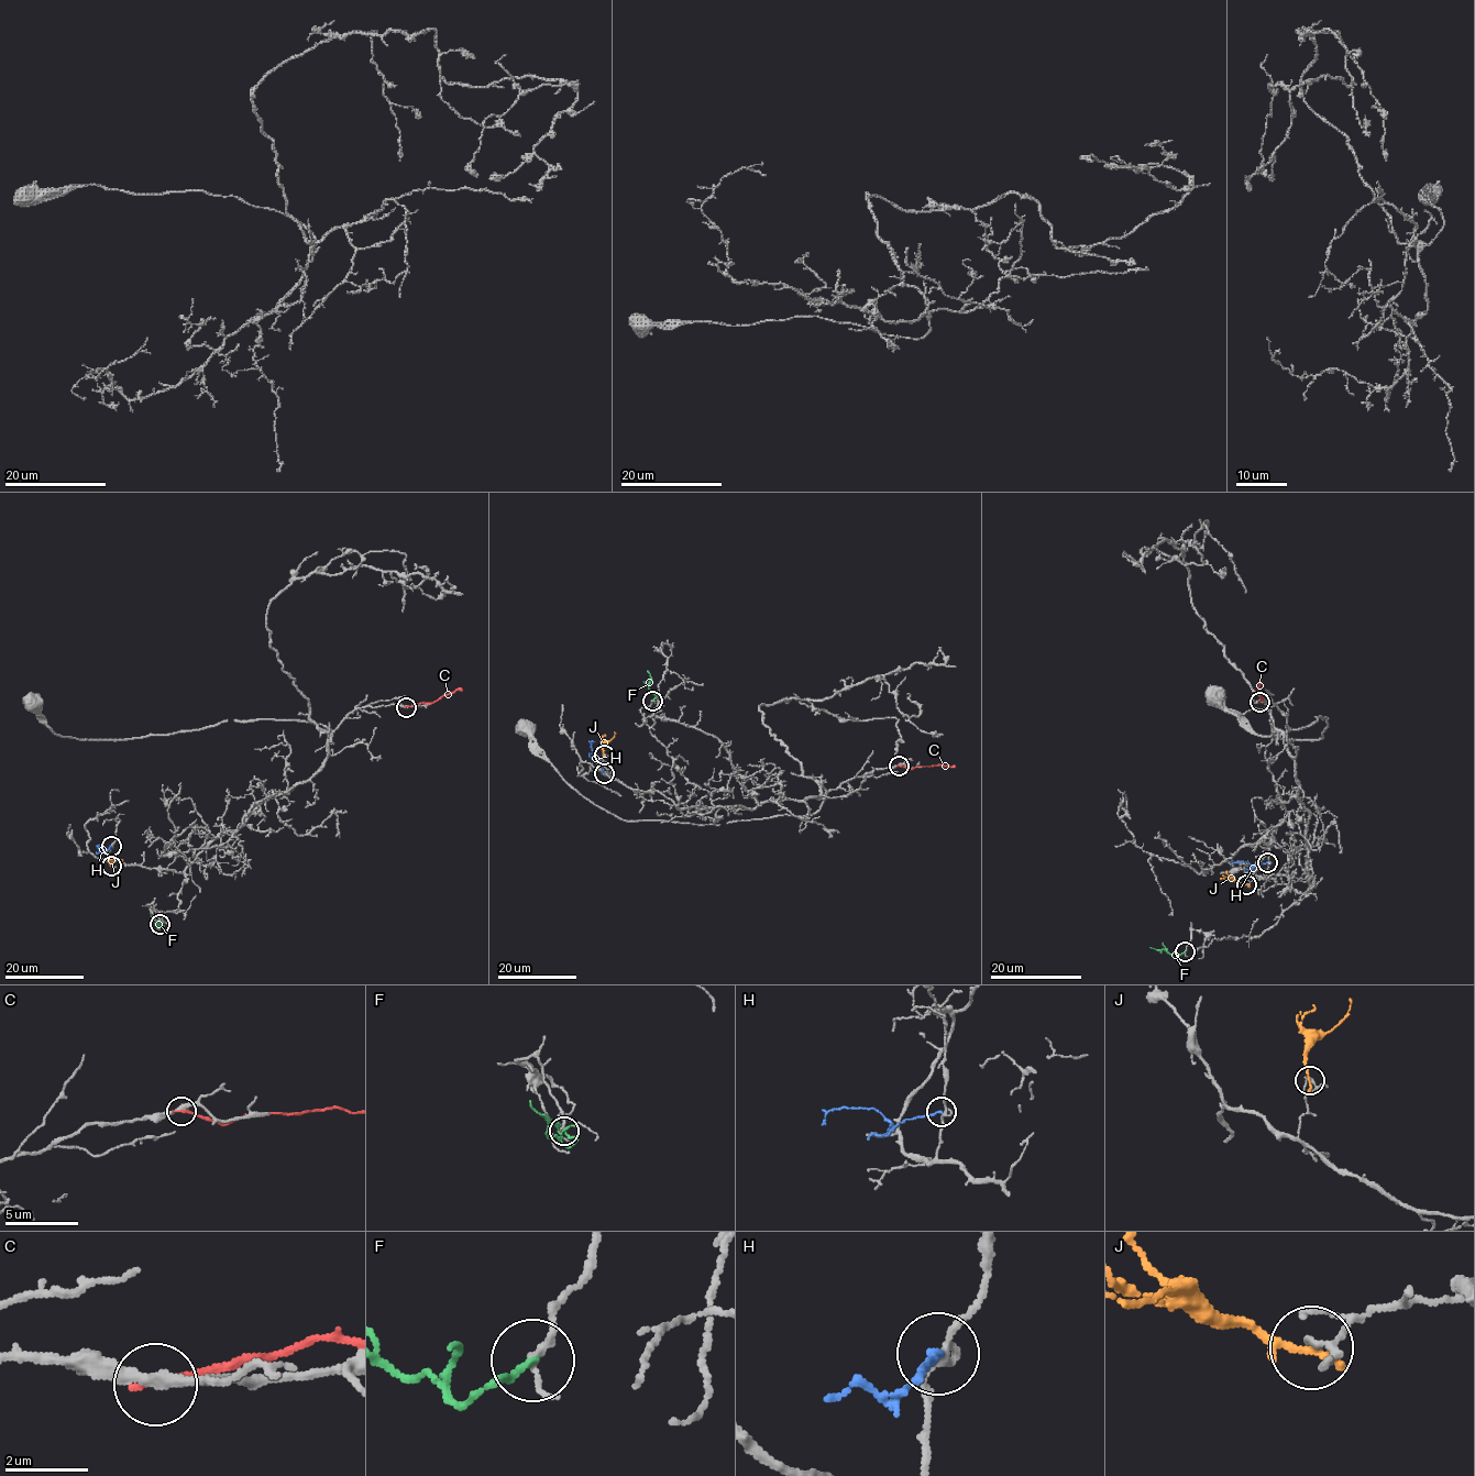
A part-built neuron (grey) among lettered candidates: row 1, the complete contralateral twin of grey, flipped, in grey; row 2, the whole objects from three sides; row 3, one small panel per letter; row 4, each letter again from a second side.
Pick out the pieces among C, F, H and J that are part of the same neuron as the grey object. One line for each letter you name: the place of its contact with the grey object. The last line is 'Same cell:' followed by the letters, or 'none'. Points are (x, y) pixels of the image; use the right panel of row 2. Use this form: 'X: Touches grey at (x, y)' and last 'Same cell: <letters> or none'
F: Touches grey at (1185, 951)
Same cell: F

